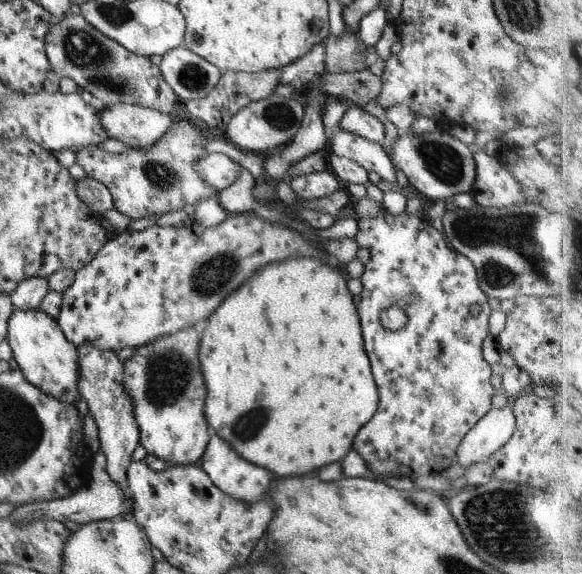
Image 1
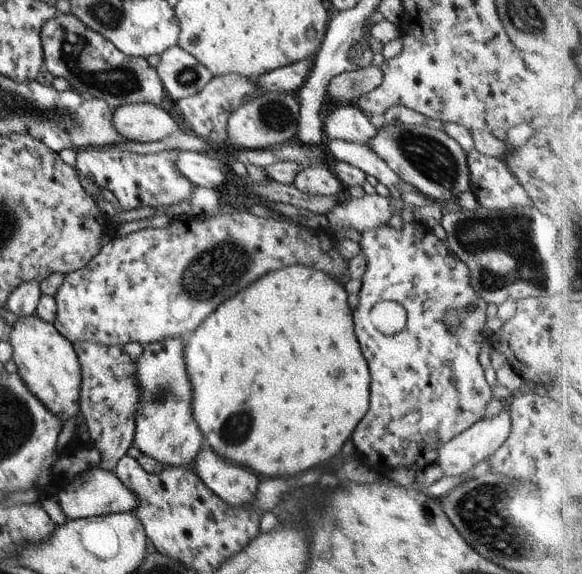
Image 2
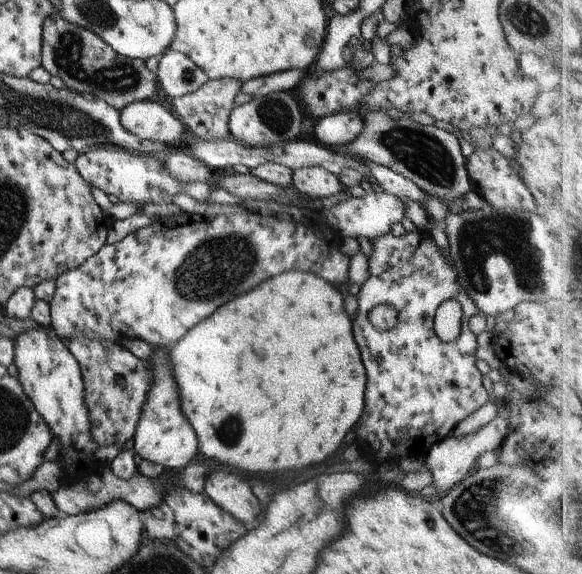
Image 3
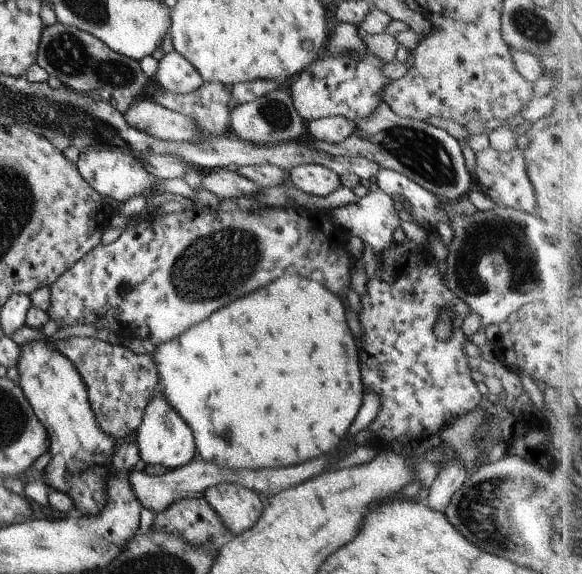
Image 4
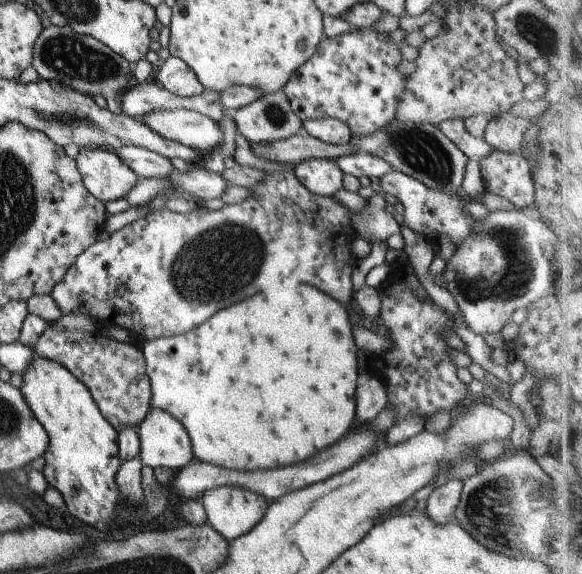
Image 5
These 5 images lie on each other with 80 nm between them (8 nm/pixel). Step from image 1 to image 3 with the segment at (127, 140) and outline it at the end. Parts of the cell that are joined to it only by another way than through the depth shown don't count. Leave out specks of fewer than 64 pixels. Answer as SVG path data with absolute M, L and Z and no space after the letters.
M148 100L129 103L118 113L121 126L129 134L169 146L178 144L179 136L187 128L171 112Z

